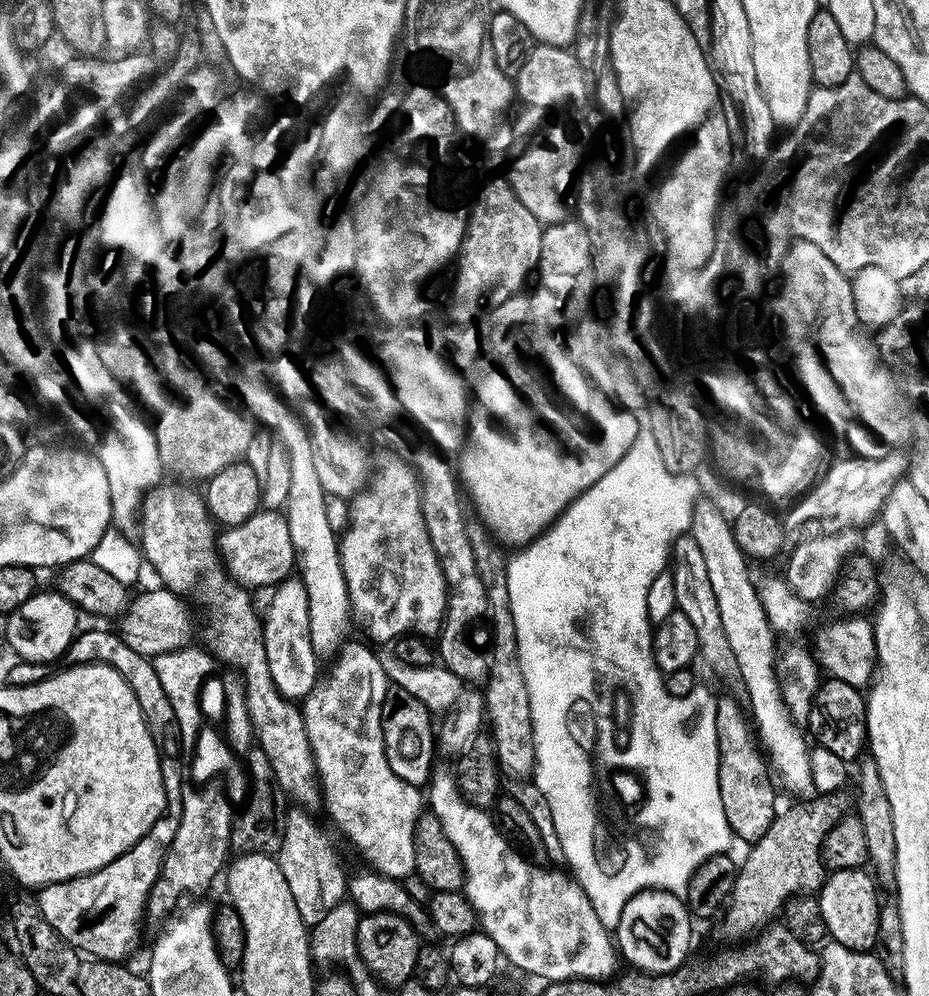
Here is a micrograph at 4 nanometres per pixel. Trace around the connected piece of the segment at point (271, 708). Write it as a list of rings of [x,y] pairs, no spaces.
[[[161,482],[144,493],[140,503],[138,517],[138,548],[146,561],[147,567],[156,571],[156,576],[163,587],[169,588],[181,598],[197,600],[204,607],[204,640],[207,651],[217,661],[229,664],[244,681],[244,701],[250,714],[252,735],[255,743],[270,758],[270,766],[276,775],[276,783],[289,801],[297,800],[304,808],[312,808],[321,803],[320,781],[316,774],[316,763],[312,757],[312,747],[306,738],[306,728],[301,709],[295,703],[285,699],[274,686],[270,678],[270,666],[266,662],[264,645],[264,625],[261,613],[252,605],[253,593],[243,584],[237,584],[222,567],[218,551],[218,528],[210,519],[208,510],[198,491],[191,492],[191,487],[180,482]]]

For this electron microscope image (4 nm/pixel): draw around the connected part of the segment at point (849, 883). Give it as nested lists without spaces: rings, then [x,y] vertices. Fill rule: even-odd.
[[[863,867],[829,871],[823,877],[818,889],[820,917],[824,923],[825,933],[835,943],[855,952],[875,949],[882,907],[882,901],[876,897],[876,888],[878,889],[878,884],[873,873]]]

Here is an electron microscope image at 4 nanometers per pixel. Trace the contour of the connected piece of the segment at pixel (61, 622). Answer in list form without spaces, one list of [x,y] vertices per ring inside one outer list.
[[[55,590],[37,591],[22,606],[18,606],[6,617],[8,625],[4,628],[4,636],[8,644],[17,652],[19,659],[33,664],[47,665],[48,660],[56,660],[65,655],[68,647],[78,635],[76,628],[78,610],[67,598]]]

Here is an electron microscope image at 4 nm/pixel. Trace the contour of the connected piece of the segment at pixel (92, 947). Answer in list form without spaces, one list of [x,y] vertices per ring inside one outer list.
[[[165,814],[130,850],[89,876],[76,876],[39,889],[38,907],[50,926],[72,948],[98,960],[127,961],[136,944],[136,923],[146,912],[148,891],[160,876],[164,853],[176,833],[179,815]]]

